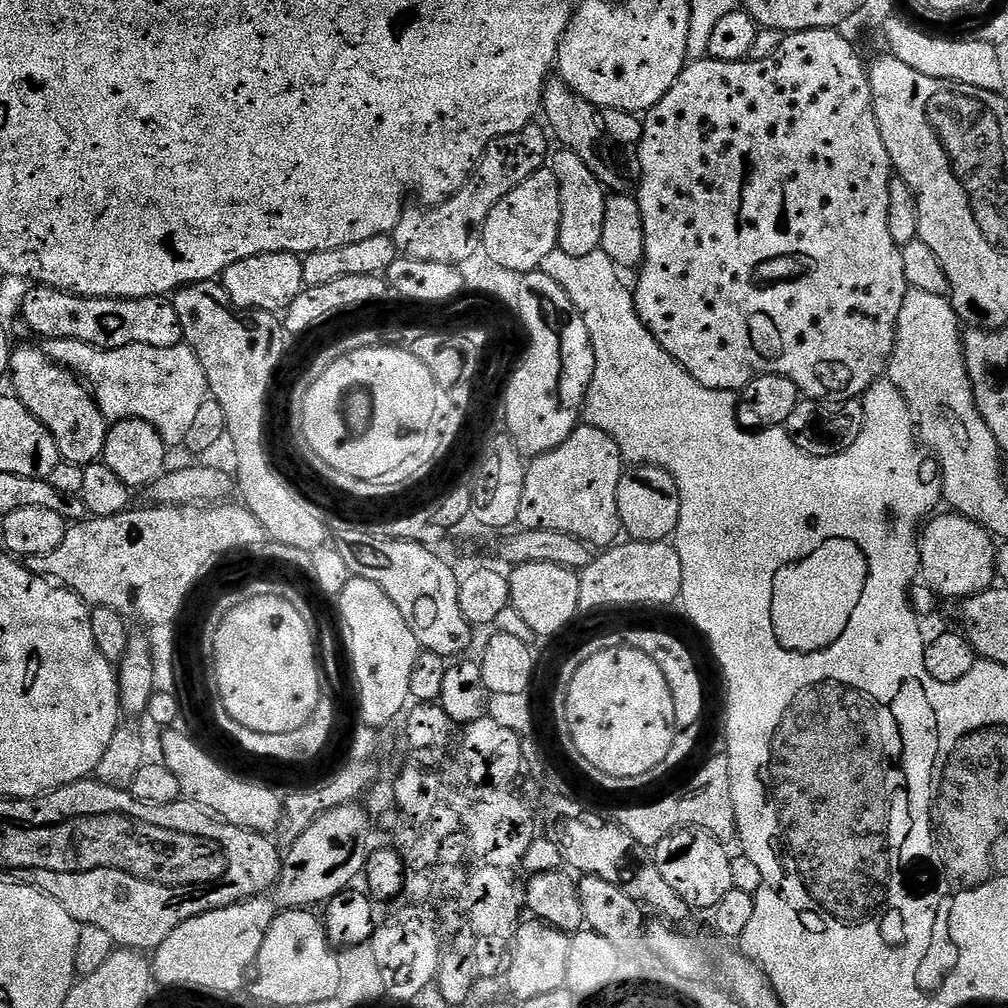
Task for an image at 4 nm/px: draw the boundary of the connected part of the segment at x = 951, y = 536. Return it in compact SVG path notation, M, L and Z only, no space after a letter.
M951 510L945 511L945 513L945 516L940 516L941 514L933 515L923 525L922 531L919 533L920 576L923 583L931 587L940 598L949 596L950 599L956 600L955 602L960 602L993 587L994 581L997 579L996 554L998 544L992 533L987 532L978 522Z

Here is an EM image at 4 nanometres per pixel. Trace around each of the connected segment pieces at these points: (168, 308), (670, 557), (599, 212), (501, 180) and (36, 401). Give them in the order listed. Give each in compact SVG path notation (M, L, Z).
M45 284L32 286L25 296L19 310L22 322L36 336L41 336L41 341L50 340L73 340L74 342L86 342L95 348L121 348L122 346L134 346L141 344L142 346L154 346L155 348L172 348L174 345L181 343L184 339L184 331L182 330L182 322L178 322L178 310L174 310L171 299L163 296L151 296L150 298L130 298L129 300L111 300L110 298L86 298L85 296L75 296L69 292L63 292L57 288L48 288Z
M632 540L617 543L615 546L593 555L586 567L579 569L580 585L578 598L581 609L612 608L615 604L676 604L682 590L682 562L678 562L675 547L668 542L646 542Z
M561 147L559 151L553 151L550 156L550 167L558 178L562 202L558 247L566 254L574 254L574 258L582 258L582 254L590 254L600 247L602 221L606 218L609 193L605 185L601 184L599 175L590 166L586 166L586 162L578 158L578 154L565 147Z
M529 126L490 142L486 154L482 154L476 169L472 171L472 177L449 200L421 209L405 207L398 226L390 234L397 253L418 258L422 262L446 262L459 266L474 250L481 248L484 223L490 210L494 210L494 206L498 206L498 202L502 202L502 198L506 198L514 186L526 182L530 174L545 167L550 152L549 137L543 127L536 127Z
M17 347L12 354L11 380L11 391L16 399L38 418L38 422L42 422L42 426L46 426L46 430L50 430L63 463L83 466L97 463L103 457L110 422L96 405L95 395L79 376L55 364L41 347Z

